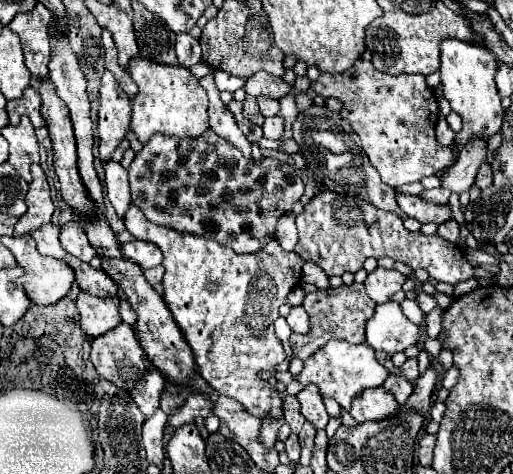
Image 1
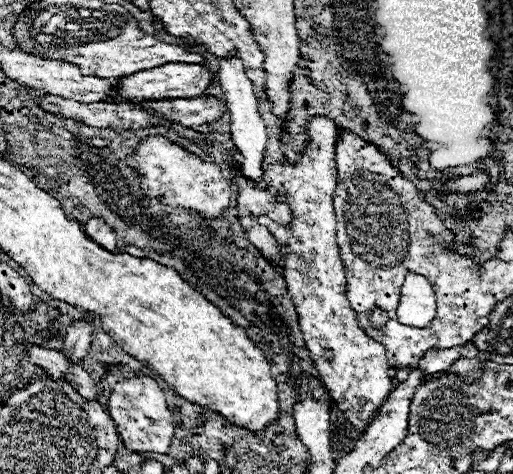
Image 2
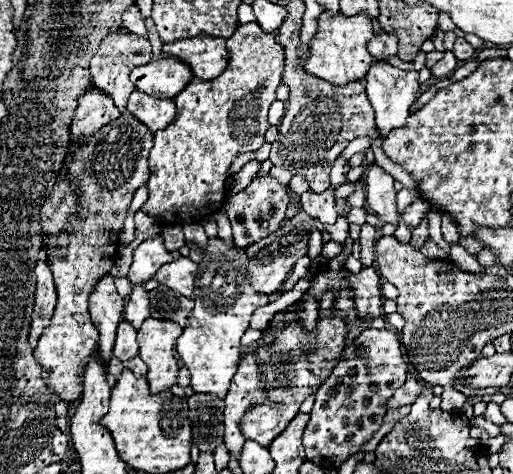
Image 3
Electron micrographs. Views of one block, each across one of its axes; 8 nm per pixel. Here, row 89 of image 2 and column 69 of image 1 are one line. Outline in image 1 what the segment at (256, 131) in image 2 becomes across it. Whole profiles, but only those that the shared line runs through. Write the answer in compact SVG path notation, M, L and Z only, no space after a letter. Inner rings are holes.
M72 220L72 222L68 222L68 224L62 226L60 244L62 244L62 248L66 252L70 252L72 256L76 256L76 258L80 258L84 262L90 262L96 256L92 244L88 242L84 230L80 228L80 224L76 220Z

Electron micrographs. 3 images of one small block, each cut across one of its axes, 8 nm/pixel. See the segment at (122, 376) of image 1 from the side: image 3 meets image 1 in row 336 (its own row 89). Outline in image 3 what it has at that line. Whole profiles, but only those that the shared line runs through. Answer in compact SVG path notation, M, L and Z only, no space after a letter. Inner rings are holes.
M114 32L114 34L108 34L108 38L100 44L96 56L92 58L92 64L90 64L90 76L92 76L92 86L104 90L104 94L108 94L116 108L120 112L126 112L126 102L128 102L128 96L136 90L136 86L132 86L130 82L130 72L132 68L136 66L142 66L142 64L148 64L152 58L152 50L150 50L150 42L134 36L134 34L128 34L128 32Z

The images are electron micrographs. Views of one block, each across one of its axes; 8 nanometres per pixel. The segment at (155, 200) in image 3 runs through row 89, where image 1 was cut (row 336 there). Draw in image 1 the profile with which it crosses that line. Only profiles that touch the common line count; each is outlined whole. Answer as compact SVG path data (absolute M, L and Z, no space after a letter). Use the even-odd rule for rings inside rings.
M134 204L128 208L124 216L126 230L136 238L136 240L148 240L154 242L162 254L162 266L166 268L164 274L164 302L170 308L174 320L180 324L184 338L188 340L196 366L200 376L222 396L232 398L244 406L244 410L252 416L264 418L272 414L274 418L282 416L282 396L272 388L268 380L260 378L260 372L274 372L276 364L280 364L286 354L282 348L282 342L274 334L274 322L280 316L278 308L286 302L288 292L300 282L302 278L302 266L304 258L300 258L296 252L286 252L276 238L272 238L258 254L236 254L234 250L218 244L216 240L204 238L204 236L194 236L194 234L184 234L166 226L152 224L140 208Z

